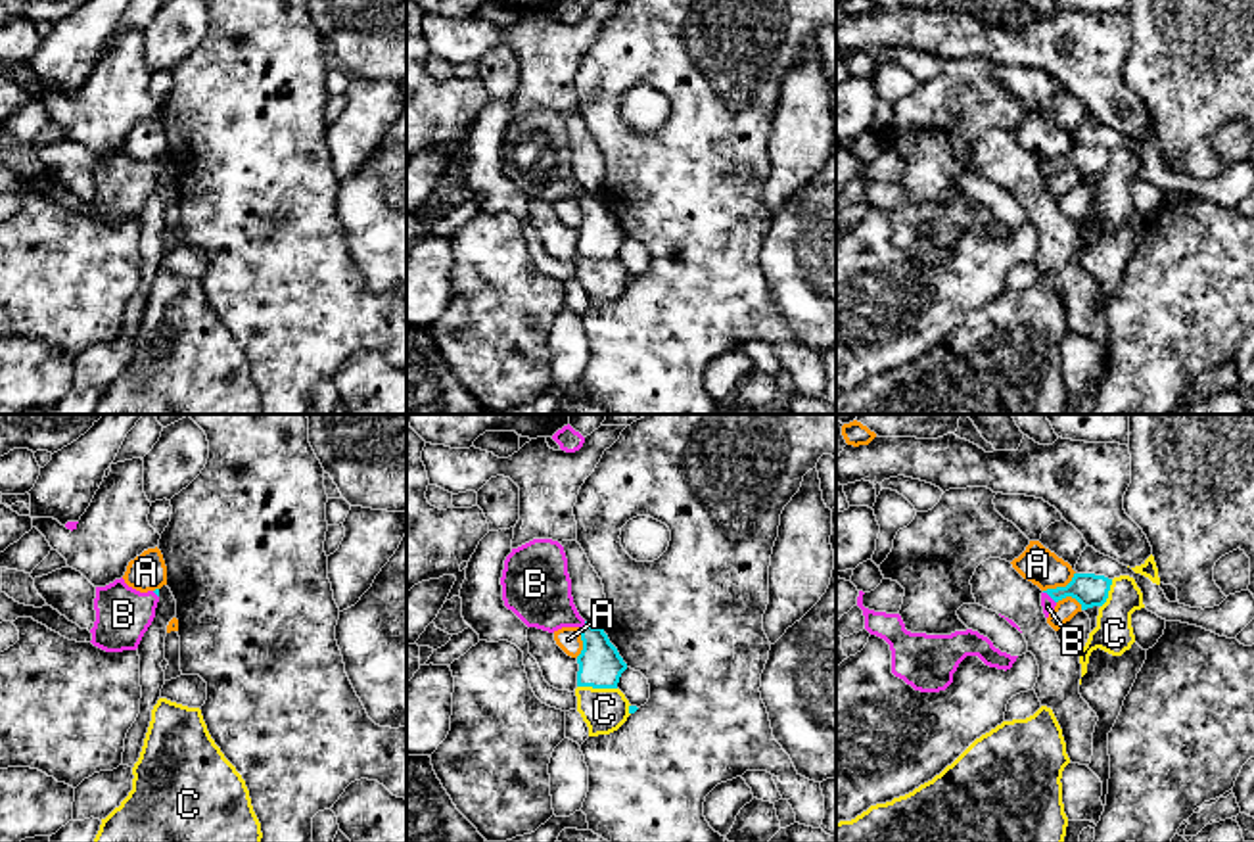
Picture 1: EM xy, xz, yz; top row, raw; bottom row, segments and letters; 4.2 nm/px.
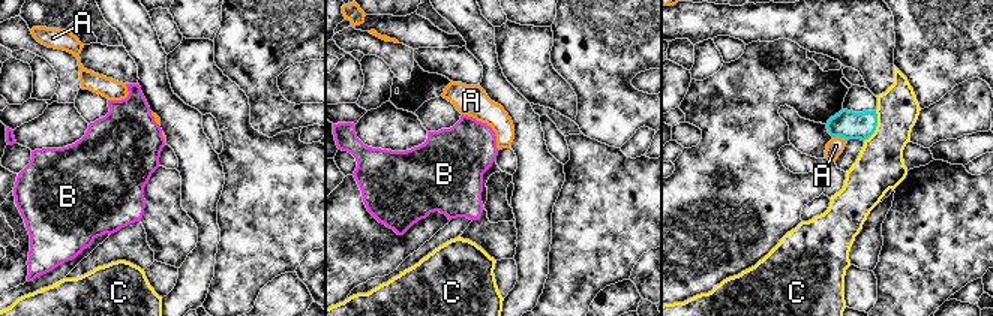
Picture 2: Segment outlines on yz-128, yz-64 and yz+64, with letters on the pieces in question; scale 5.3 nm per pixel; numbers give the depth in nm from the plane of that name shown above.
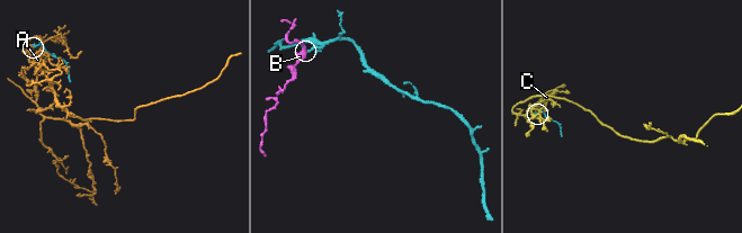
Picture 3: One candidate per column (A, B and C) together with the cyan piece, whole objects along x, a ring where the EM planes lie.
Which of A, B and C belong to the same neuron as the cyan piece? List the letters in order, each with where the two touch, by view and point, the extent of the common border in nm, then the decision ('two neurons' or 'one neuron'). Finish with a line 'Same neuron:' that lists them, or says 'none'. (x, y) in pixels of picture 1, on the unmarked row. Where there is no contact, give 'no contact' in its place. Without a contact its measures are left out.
A: contact yz (1061, 158); length 160 nm; two neurons
B: contact yz (1049, 165); length 80 nm; one neuron
C: contact xz (597, 257); length 170 nm; two neurons
Same neuron: B

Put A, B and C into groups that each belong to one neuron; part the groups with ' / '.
A / B / C

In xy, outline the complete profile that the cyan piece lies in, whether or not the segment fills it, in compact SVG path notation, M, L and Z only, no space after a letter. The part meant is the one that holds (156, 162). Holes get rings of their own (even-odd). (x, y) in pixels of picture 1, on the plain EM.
M115 150L96 157L92 215L105 222L136 221L155 188L159 159L140 163Z

